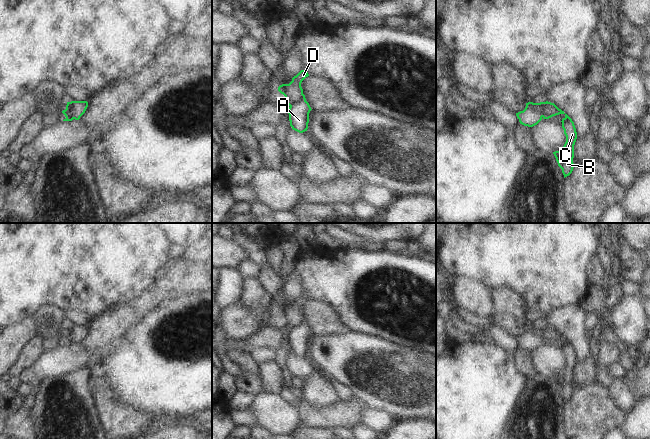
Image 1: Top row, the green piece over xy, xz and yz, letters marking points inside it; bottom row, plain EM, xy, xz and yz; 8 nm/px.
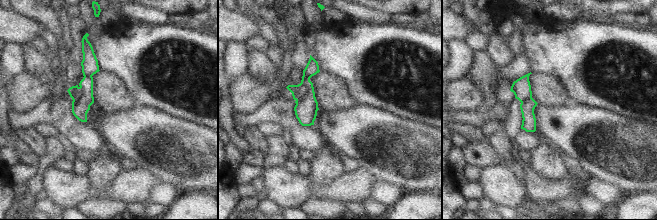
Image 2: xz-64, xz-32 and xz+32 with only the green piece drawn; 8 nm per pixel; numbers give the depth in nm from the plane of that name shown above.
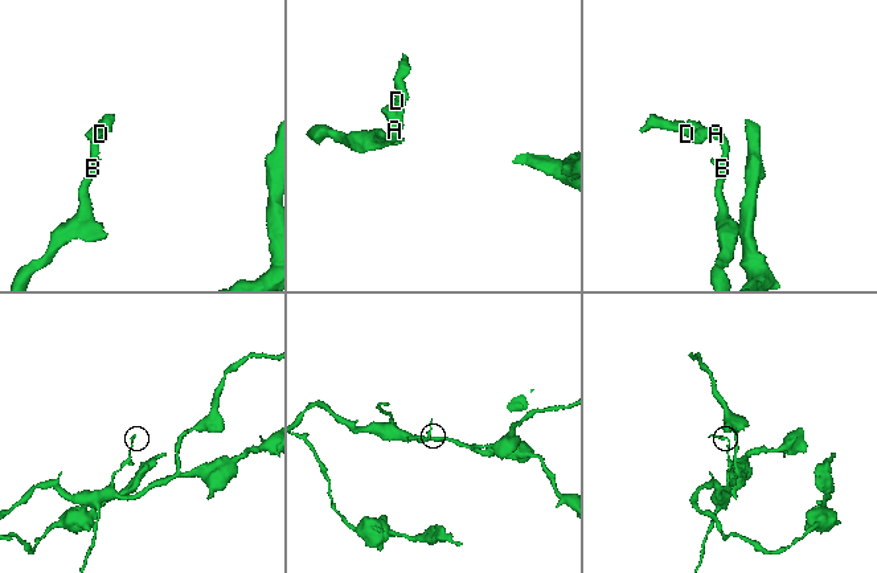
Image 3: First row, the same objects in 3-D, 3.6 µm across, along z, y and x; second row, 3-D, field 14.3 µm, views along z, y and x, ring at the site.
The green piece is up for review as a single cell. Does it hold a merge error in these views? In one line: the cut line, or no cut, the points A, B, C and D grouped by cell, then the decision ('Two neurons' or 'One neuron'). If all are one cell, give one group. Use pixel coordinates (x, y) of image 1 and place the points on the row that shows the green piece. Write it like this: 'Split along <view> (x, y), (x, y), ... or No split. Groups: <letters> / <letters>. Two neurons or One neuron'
Split along xz (303, 94), (298, 100), (289, 105). Groups: A B C / D. Two neurons.

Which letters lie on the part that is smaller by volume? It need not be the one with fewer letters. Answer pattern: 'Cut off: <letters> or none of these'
Cut off: D.

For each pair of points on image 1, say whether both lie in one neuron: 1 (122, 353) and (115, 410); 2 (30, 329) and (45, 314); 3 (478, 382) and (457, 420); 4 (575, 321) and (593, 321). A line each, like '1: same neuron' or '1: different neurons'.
1: different neurons
2: different neurons
3: same neuron
4: different neurons

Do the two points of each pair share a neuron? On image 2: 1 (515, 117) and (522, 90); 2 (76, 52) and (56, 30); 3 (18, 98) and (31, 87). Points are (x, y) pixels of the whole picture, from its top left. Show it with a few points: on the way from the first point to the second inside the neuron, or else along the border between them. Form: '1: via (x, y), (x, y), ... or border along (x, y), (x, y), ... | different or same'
1: via (515, 110), (515, 104), (520, 97) | same
2: border along (69, 47), (69, 59), (74, 64) | different
3: via (21, 97), (28, 90) | same

